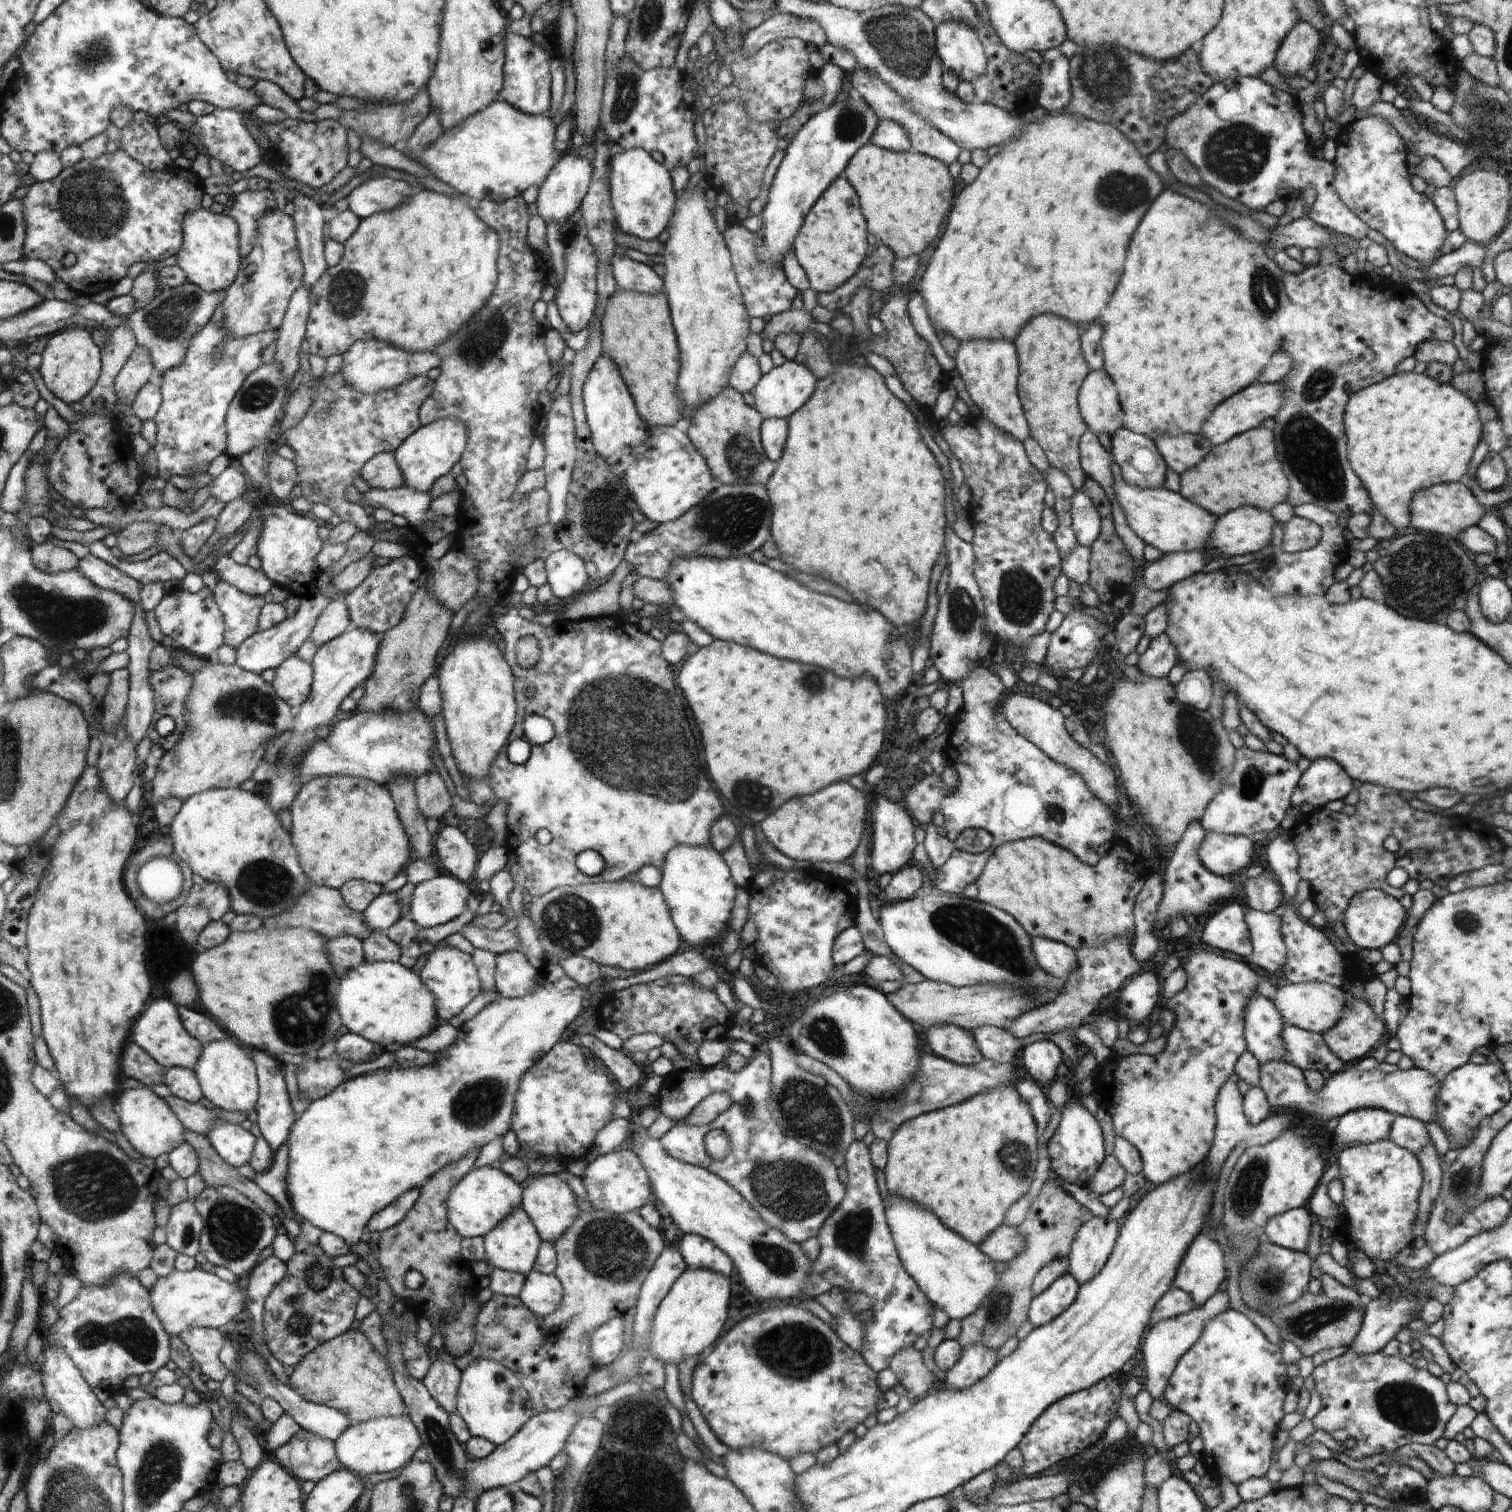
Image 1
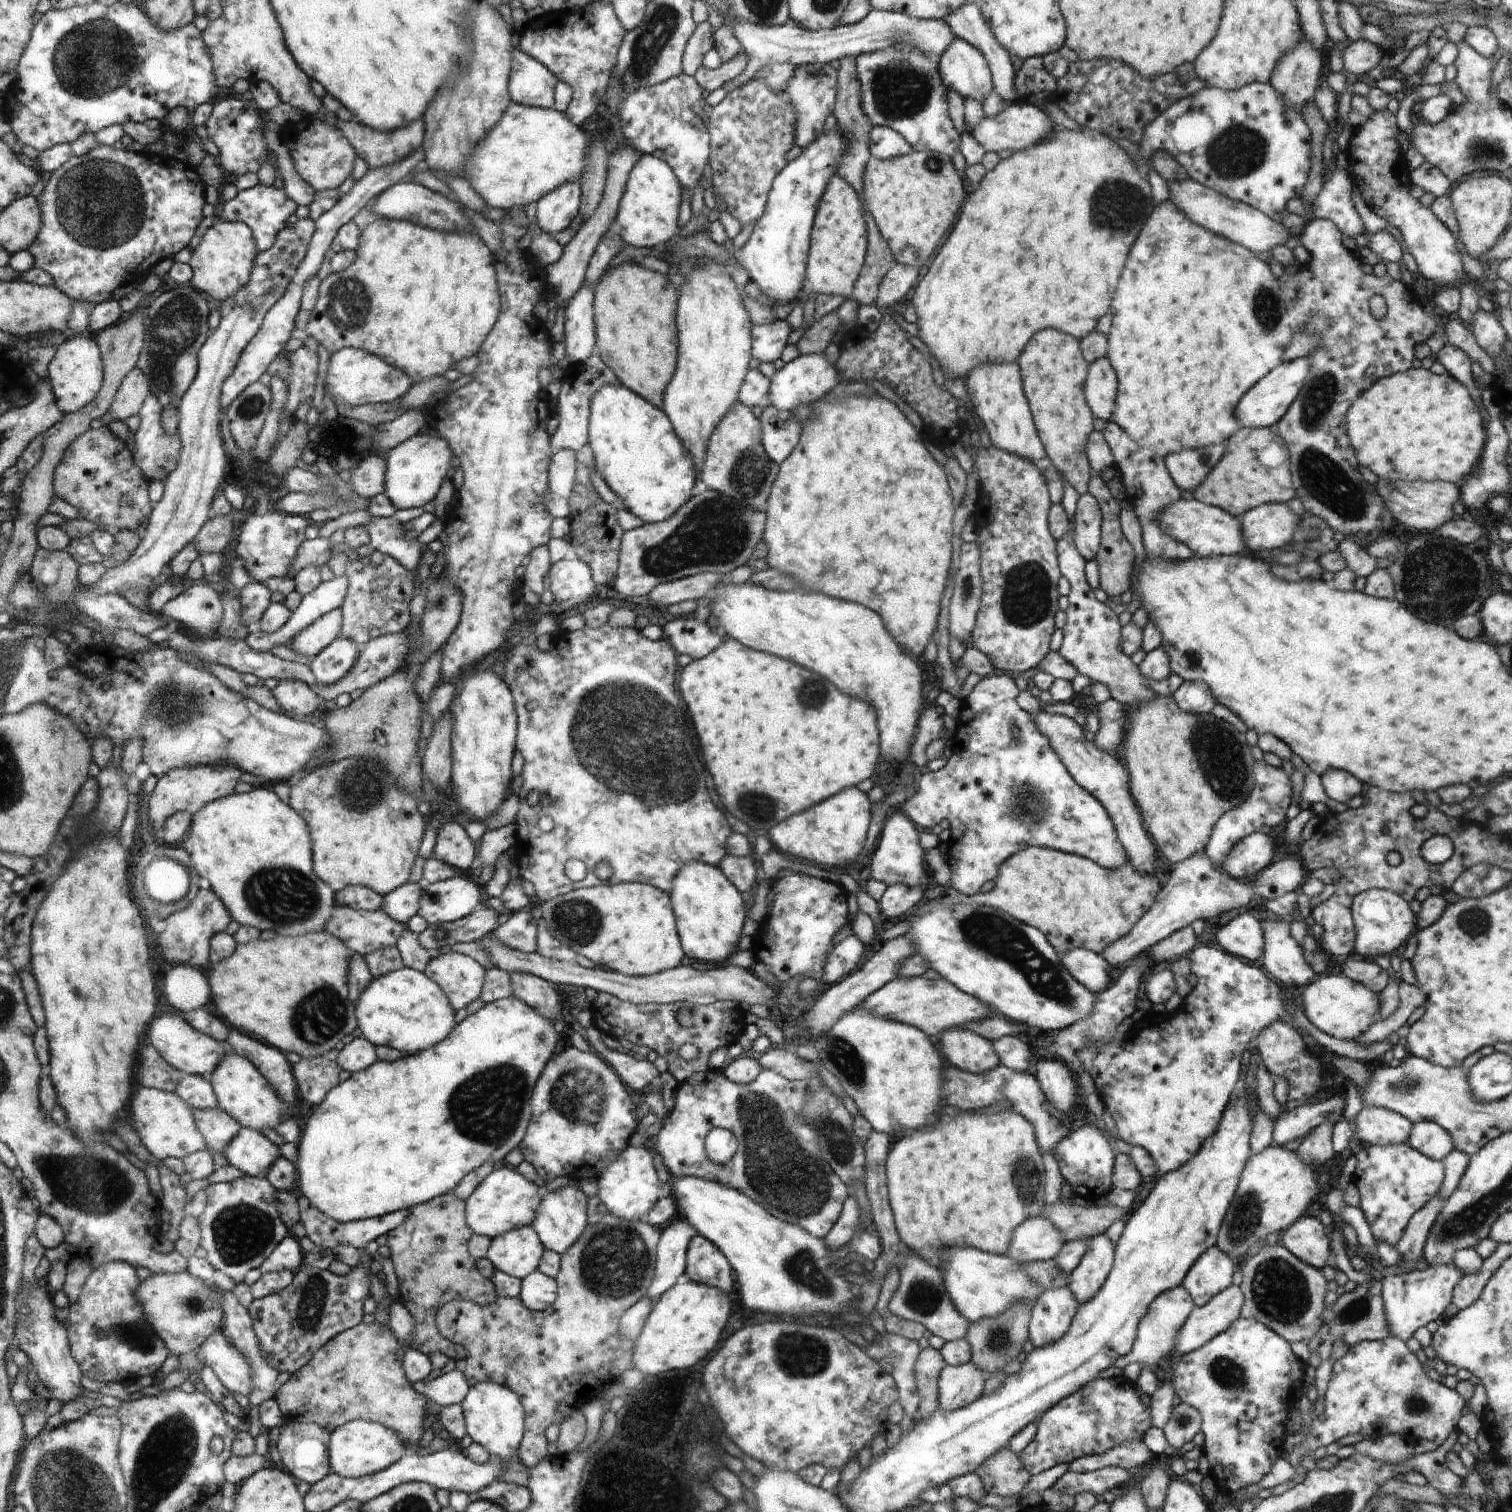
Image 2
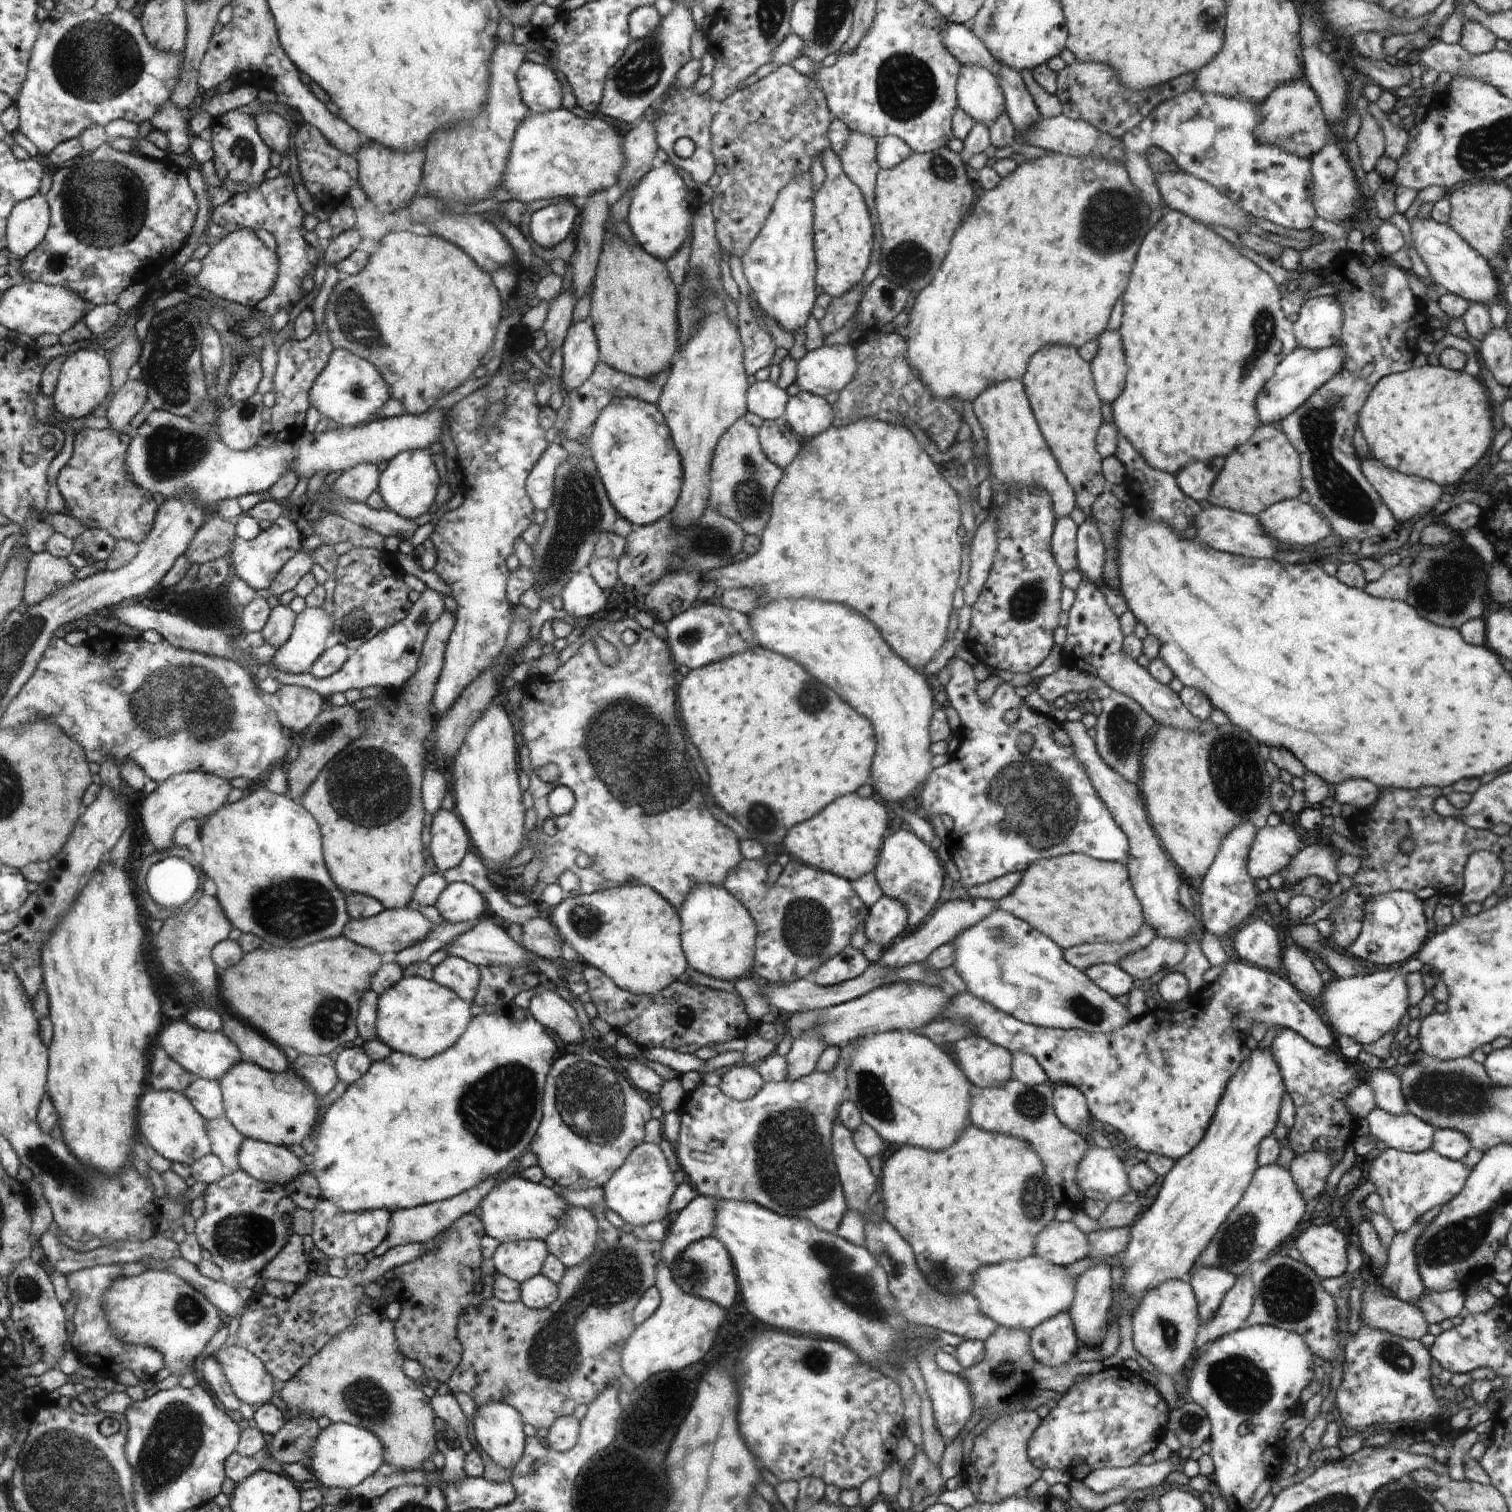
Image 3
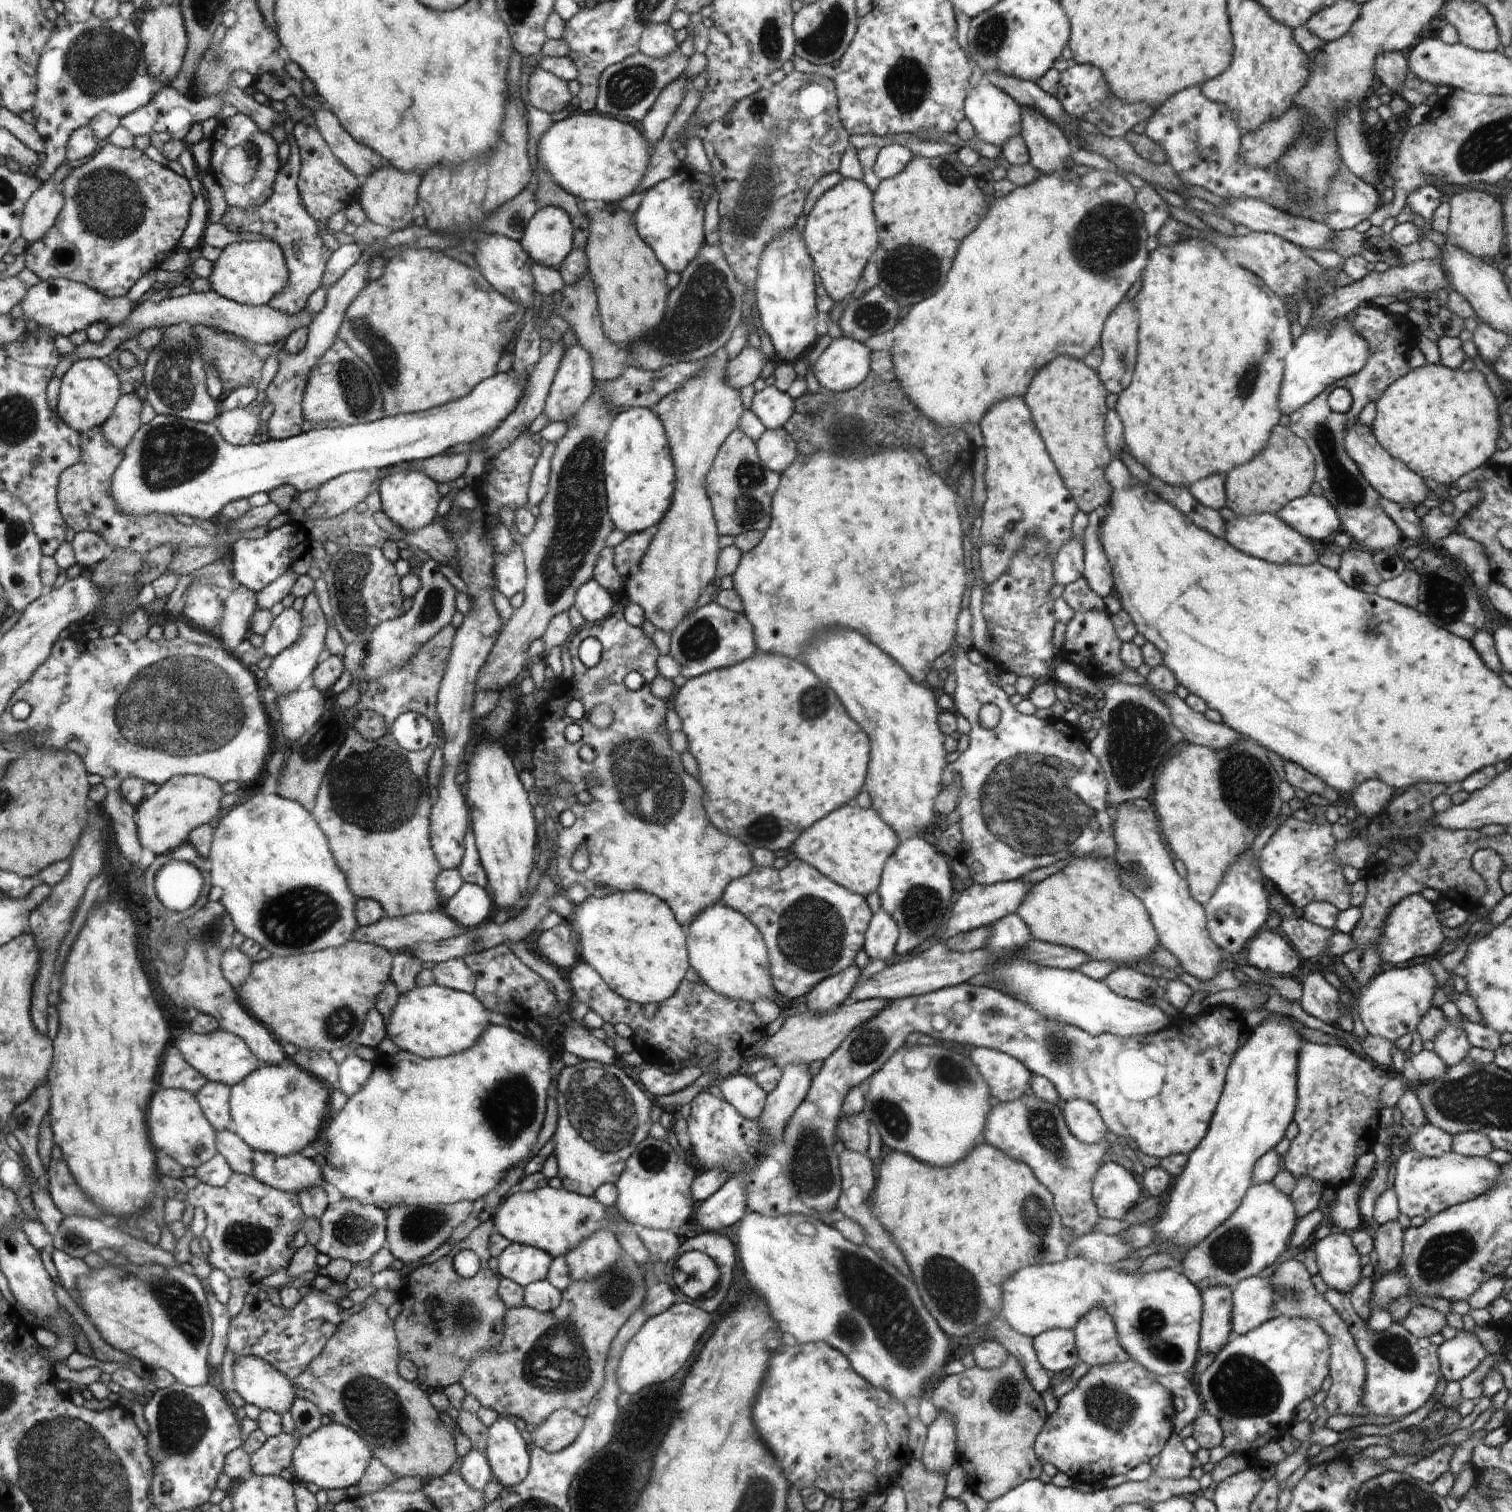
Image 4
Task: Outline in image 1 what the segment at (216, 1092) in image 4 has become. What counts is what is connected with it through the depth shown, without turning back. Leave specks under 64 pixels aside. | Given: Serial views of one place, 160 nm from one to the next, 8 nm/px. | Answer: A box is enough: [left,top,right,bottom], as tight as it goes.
[164,1067,203,1103]

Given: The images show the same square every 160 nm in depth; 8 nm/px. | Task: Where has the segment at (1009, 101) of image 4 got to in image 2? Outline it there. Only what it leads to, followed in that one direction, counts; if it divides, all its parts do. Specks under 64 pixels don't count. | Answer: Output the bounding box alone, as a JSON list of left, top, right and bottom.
[938,39,993,102]

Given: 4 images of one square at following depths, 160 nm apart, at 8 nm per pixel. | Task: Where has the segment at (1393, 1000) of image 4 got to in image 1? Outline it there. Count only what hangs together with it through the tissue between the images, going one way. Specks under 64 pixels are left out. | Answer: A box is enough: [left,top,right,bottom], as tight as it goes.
[1272,982,1346,1035]

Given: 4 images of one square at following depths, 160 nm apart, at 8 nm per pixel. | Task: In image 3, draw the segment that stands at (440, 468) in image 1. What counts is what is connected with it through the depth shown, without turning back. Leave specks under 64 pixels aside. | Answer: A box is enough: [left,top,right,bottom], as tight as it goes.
[378,451,440,520]

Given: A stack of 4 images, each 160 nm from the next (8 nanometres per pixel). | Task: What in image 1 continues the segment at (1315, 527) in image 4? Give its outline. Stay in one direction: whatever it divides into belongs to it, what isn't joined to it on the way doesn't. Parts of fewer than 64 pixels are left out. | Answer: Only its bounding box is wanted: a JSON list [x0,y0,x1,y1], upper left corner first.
[1209,507,1274,556]

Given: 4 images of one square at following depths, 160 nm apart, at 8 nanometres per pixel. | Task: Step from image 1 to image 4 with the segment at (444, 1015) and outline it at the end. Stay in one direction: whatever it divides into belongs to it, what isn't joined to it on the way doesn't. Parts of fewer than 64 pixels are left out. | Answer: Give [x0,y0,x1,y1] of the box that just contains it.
[432,958,475,995]

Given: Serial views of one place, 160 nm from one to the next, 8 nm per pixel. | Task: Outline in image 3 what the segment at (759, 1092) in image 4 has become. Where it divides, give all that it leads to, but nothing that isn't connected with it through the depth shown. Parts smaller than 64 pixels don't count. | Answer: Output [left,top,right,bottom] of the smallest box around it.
[719,1064,765,1101]

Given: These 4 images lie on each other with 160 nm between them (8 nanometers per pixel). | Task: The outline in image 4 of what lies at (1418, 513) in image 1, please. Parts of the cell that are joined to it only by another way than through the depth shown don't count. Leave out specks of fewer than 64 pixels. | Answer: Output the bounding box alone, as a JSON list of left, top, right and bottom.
[1344,418,1430,509]

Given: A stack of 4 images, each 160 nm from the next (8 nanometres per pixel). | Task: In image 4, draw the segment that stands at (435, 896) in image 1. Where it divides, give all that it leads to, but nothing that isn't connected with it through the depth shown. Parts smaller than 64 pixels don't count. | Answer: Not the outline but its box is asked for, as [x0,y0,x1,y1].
[441,882,492,930]

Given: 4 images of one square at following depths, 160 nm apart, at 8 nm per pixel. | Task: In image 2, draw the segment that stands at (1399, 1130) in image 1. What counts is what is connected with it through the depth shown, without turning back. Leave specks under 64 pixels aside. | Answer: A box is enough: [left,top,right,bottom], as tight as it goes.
[1407,1121,1455,1161]

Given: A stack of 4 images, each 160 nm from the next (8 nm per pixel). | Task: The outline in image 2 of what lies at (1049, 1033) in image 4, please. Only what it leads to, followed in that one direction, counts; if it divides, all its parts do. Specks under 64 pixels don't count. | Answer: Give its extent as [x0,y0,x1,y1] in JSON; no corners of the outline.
[656,944,1320,1237]

